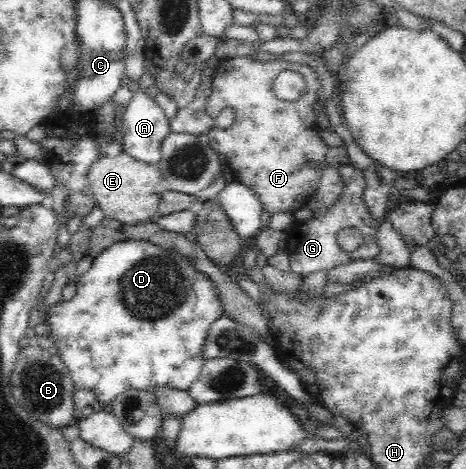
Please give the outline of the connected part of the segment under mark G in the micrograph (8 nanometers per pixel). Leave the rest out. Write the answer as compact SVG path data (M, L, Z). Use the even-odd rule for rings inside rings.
M343 164L338 167L339 174L345 182L345 188L340 198L330 208L321 211L322 207L313 206L314 212L311 220L301 220L301 225L295 230L293 237L287 239L287 250L290 263L290 271L297 273L305 278L309 273L321 271L321 269L333 269L338 265L343 265L358 259L373 259L379 255L379 244L377 244L377 229L373 225L374 218L371 212L367 210L367 204L363 200L363 191L366 189L366 182L362 171L349 164ZM351 227L359 229L363 235L363 242L352 252L345 252L337 244L337 233L340 229Z

